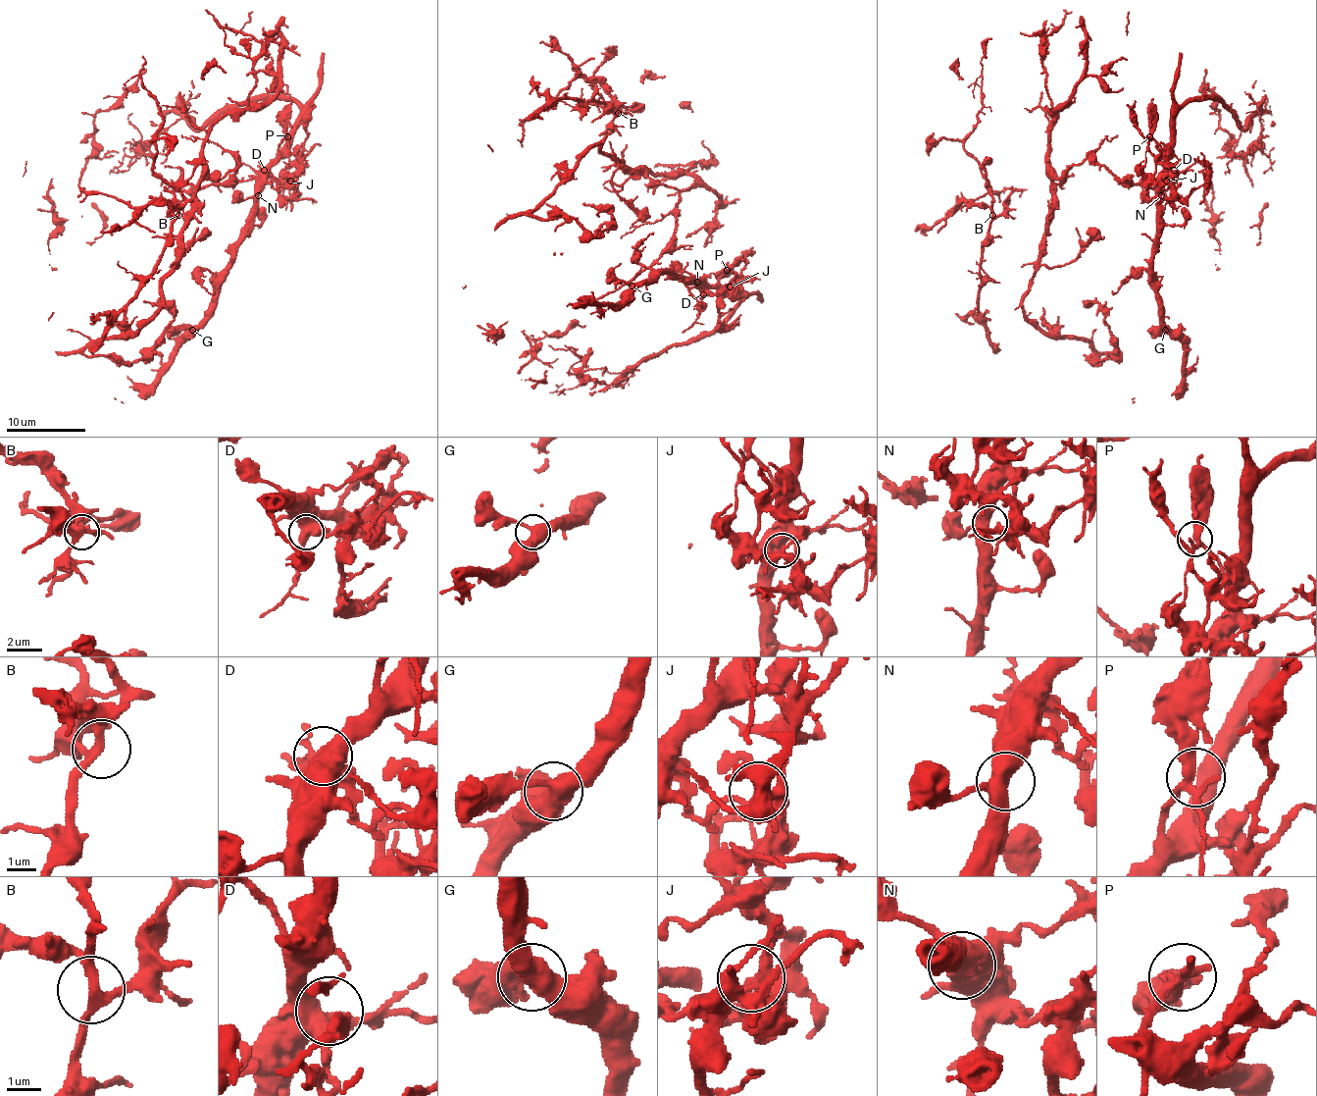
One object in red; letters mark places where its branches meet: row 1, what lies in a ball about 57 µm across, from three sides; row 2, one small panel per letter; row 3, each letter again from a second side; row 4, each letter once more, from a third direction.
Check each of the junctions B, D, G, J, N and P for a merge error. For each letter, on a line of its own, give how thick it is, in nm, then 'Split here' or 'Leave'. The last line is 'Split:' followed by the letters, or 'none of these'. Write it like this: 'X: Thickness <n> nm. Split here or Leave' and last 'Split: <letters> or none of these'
B: Thickness 280 nm. Leave
D: Thickness 480 nm. Leave
G: Thickness 460 nm. Leave
J: Thickness 300 nm. Split here
N: Thickness 500 nm. Leave
P: Thickness 300 nm. Leave
Split: J

